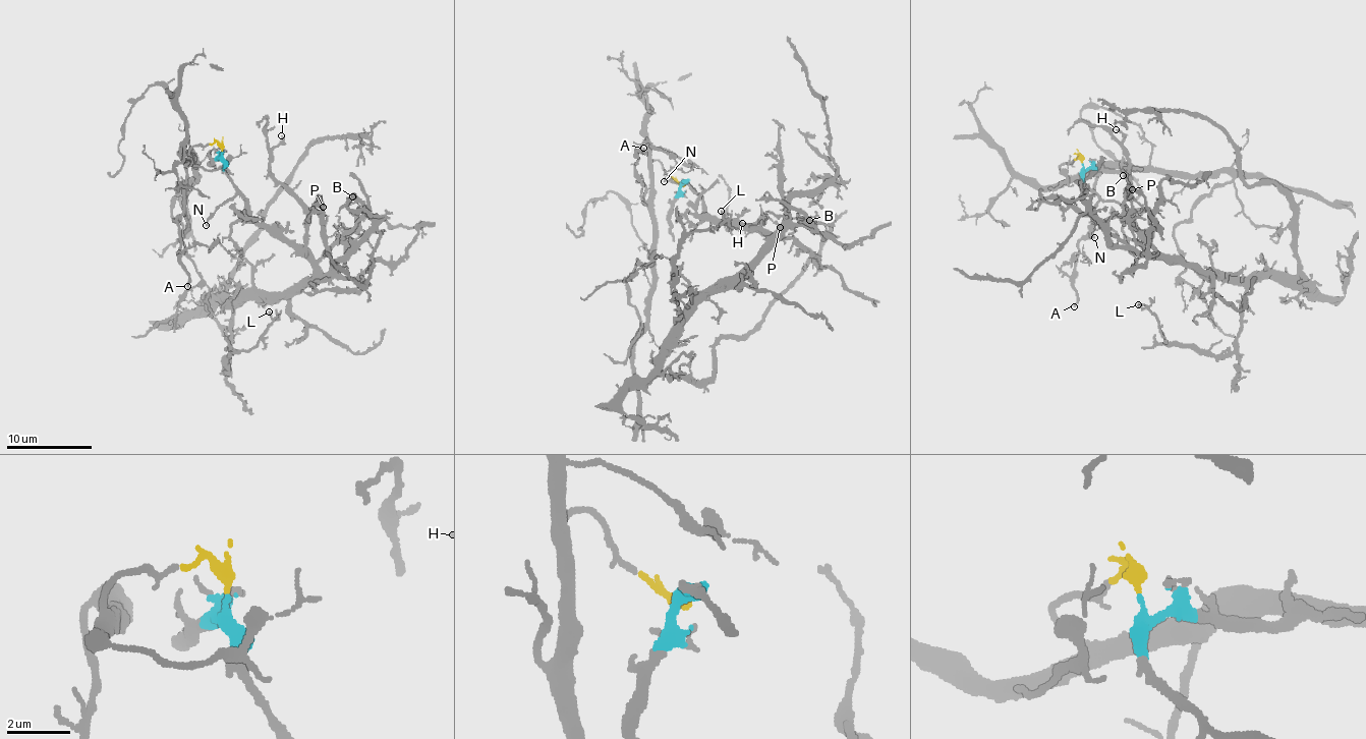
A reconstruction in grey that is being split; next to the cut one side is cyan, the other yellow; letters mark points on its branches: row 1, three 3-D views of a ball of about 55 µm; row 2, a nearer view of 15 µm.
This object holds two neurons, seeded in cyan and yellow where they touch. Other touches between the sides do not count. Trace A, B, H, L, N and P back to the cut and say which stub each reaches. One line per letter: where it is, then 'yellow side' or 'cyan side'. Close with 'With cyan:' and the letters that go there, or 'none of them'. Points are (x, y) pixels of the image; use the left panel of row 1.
A: (187, 286) | yellow side
B: (352, 196) | cyan side
H: (281, 135) | cyan side
L: (269, 311) | cyan side
N: (206, 225) | cyan side
P: (323, 207) | cyan side
With cyan: B, H, L, N, P

